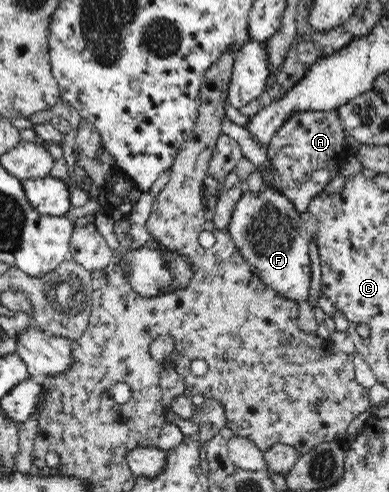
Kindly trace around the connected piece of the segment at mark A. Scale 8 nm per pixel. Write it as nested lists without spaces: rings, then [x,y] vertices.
[[[337,109],[334,110],[294,110],[280,126],[274,138],[267,144],[268,162],[258,169],[265,186],[292,201],[294,208],[303,213],[326,185],[338,175],[342,156],[348,147],[346,134]]]

